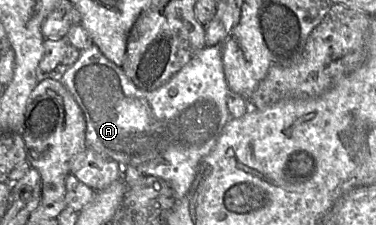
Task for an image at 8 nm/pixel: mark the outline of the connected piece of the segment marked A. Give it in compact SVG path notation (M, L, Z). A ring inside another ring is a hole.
M94 44L89 49L80 51L79 59L72 66L64 68L57 78L59 78L63 85L71 93L83 111L86 120L85 138L87 147L117 161L122 167L131 165L137 168L144 175L156 176L166 180L174 190L176 200L182 199L187 194L195 179L200 160L209 154L215 147L223 128L231 118L227 107L227 94L229 86L225 79L220 44L206 46L203 48L189 63L175 73L165 84L153 91L145 91L137 88L135 84L127 77L122 68L107 59L100 49Z

